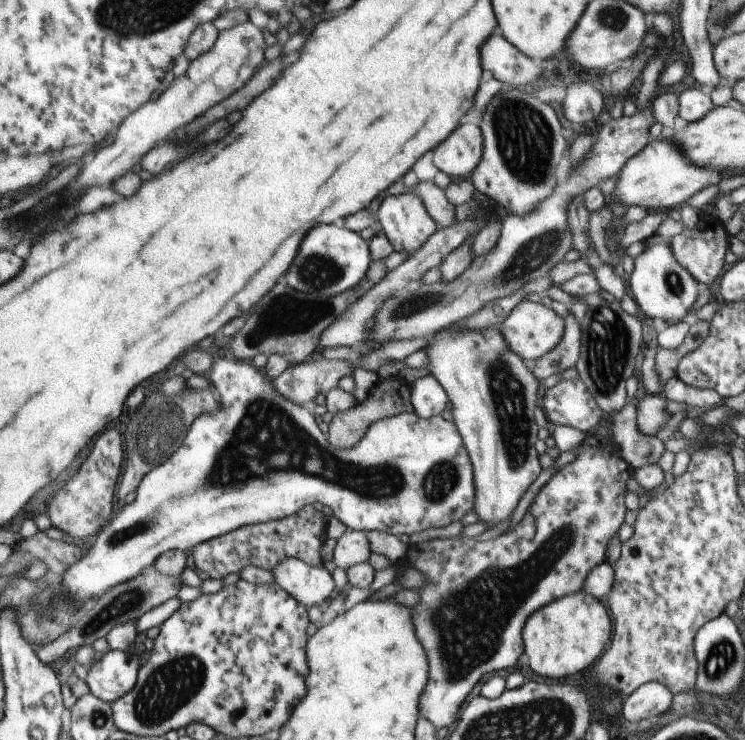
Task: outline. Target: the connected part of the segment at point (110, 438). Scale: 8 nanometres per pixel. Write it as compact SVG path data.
M110 428L102 432L78 468L78 472L68 478L68 482L56 492L48 506L48 515L52 527L70 534L72 538L92 538L102 530L102 527L113 517L114 488L122 468L123 460L122 438L120 434Z

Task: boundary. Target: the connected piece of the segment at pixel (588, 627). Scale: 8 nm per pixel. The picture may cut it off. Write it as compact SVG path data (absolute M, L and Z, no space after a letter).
M588 592L568 594L544 606L544 610L526 620L523 630L523 652L528 656L528 666L542 678L559 681L590 669L612 638L612 622L605 606Z

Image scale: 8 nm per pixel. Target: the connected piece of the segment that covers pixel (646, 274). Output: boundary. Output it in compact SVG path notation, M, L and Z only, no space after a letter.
M655 234L645 242L642 254L634 258L633 271L627 282L628 293L636 301L646 317L660 318L664 322L676 323L690 319L688 310L694 306L698 294L698 281L674 258L670 242Z

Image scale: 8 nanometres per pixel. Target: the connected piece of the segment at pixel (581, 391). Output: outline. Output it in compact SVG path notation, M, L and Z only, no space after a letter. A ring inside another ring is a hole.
M561 380L553 388L541 392L540 403L546 411L547 420L555 426L569 426L580 432L587 433L590 428L603 422L603 414L591 392L581 380Z

